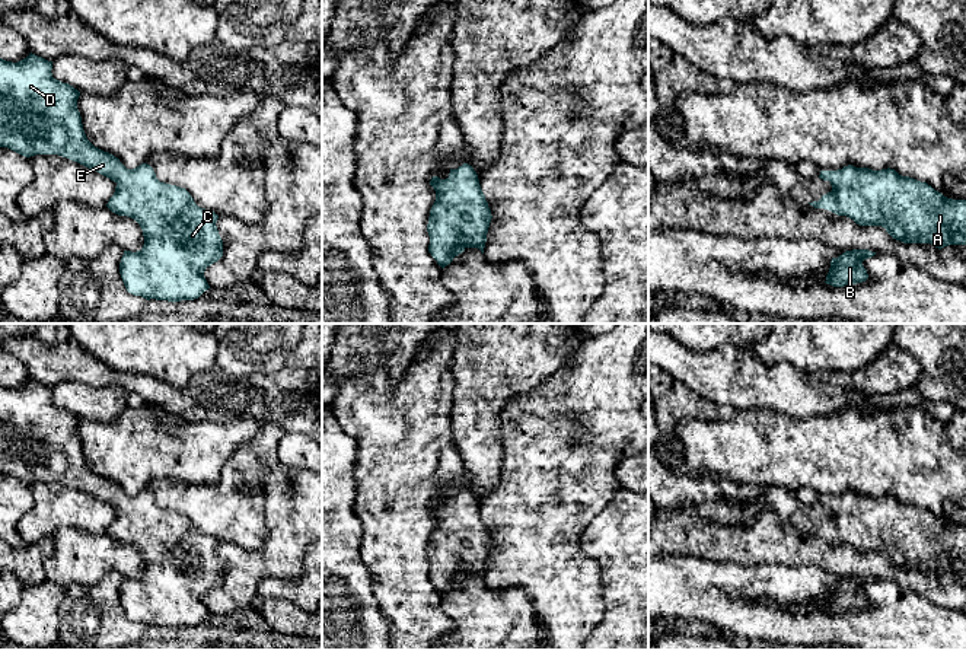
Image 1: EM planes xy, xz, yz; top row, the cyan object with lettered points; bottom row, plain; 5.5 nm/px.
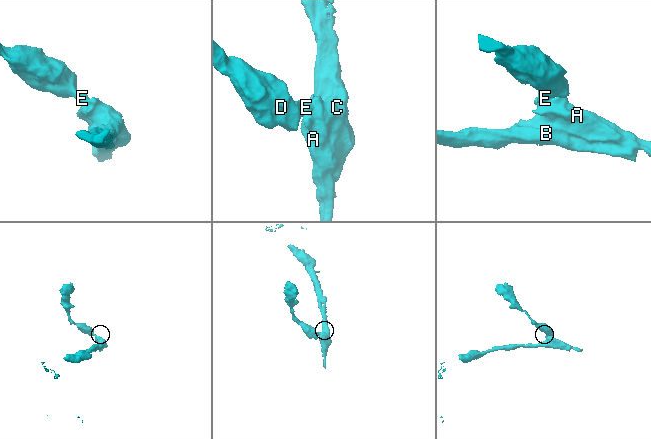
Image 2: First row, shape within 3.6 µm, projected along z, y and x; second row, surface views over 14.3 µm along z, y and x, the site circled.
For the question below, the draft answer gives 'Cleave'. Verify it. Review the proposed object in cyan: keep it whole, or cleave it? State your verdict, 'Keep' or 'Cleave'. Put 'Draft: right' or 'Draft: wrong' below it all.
Keep
Draft: wrong

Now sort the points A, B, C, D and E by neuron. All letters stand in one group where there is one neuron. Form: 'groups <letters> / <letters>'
groups A B C D E

